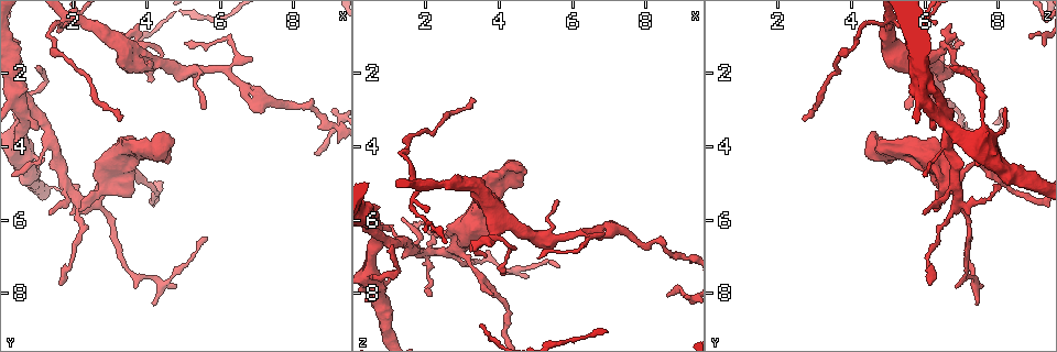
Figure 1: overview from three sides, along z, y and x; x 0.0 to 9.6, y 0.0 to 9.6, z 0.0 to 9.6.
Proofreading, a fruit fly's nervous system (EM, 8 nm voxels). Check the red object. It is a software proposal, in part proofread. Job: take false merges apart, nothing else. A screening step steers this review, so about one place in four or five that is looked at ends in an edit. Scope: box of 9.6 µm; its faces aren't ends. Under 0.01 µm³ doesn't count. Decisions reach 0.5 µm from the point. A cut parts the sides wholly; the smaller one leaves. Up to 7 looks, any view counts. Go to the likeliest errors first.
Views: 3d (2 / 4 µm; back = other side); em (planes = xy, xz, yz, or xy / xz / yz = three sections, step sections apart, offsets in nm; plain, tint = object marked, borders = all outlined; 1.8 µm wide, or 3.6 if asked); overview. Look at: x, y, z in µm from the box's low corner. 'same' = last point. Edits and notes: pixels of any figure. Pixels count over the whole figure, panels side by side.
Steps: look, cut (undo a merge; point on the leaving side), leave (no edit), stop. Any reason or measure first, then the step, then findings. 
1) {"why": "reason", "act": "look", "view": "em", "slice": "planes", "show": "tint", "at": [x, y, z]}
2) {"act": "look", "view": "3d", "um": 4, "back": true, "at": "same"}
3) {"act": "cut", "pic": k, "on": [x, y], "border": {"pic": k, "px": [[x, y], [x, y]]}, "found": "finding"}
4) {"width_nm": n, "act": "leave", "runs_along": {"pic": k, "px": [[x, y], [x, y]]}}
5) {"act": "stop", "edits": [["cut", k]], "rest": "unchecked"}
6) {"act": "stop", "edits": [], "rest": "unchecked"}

{"why": "abrupt turn", "act": "look", "view": "3d", "um": 2, "at": [3.40, 1.25, 6.60]}

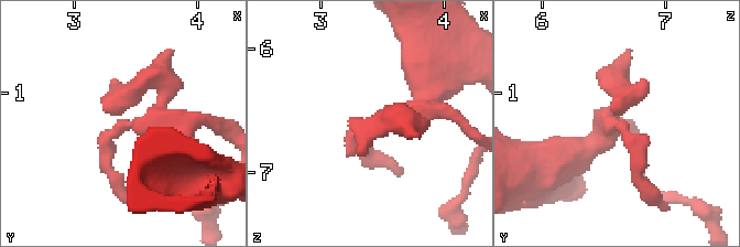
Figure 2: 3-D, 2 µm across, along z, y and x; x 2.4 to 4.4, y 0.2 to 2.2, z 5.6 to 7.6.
{"why": "need the tissue", "act": "look", "view": "em", "slice": "yz", "step": 16, "show": "plain", "at": [3.44, 1.22, 6.62]}

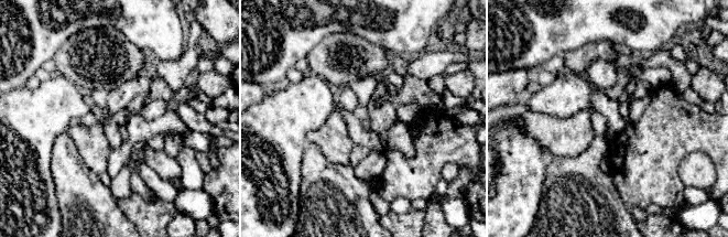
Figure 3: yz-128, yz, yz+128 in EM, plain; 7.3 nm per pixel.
{"act": "look", "view": "em", "slice": "yz", "step": 16, "show": "tint", "at": "same"}

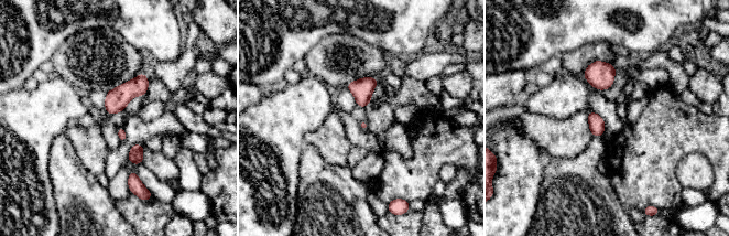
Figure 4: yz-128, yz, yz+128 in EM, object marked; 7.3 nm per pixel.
{"act": "leave", "found": "one neuron here"}

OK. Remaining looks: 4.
{"why": "sharp bend", "act": "look", "view": "3d", "um": 4, "at": [0.90, 3.10, 6.55]}

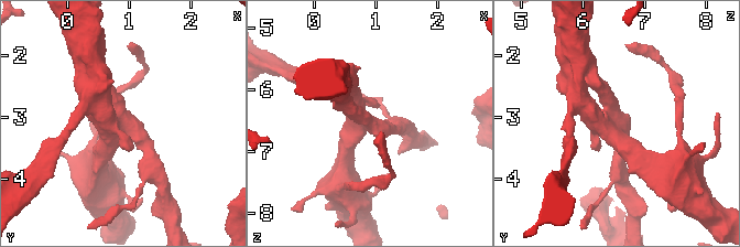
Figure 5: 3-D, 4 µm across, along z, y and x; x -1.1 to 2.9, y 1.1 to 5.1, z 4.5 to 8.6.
{"arms": 3, "arm_widths_nm": [280, 300, 360], "act": "look", "view": "em", "slice": "planes", "show": "tint", "at": [0.95, 3.15, 6.65]}

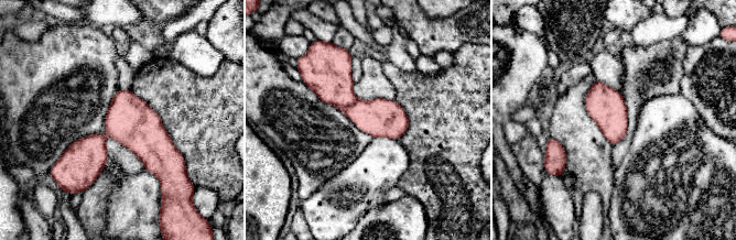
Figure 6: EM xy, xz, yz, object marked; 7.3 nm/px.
{"width_nm": 280, "act": "leave", "found": "one neuron here"}

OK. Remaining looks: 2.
{"why": "sharp bend", "act": "look", "view": "em", "slice": "yz", "step": 16, "show": "tint", "at": [4.45, 7.75, 7.40]}

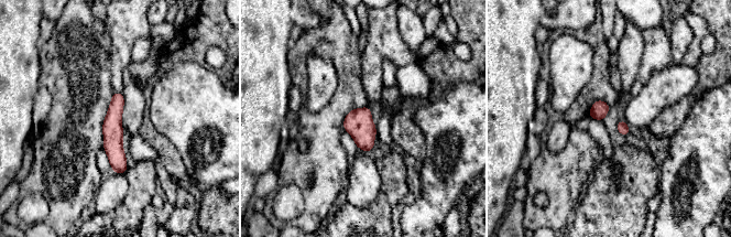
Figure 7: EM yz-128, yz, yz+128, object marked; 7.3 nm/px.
{"why": "cut it another way", "act": "look", "view": "em", "slice": "planes", "show": "tint", "at": "same"}

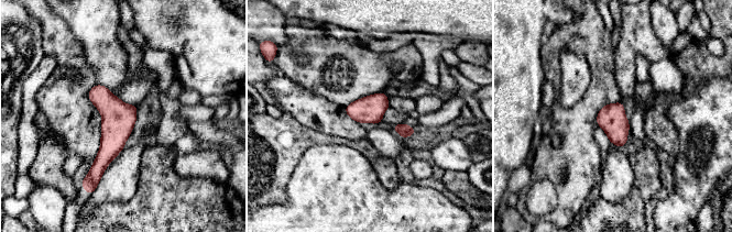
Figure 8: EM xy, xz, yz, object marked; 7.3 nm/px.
{"width_nm": 200, "act": "leave", "found": "one neuron here"}

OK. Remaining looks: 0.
{"act": "stop", "edits": [], "rest": "unchecked"}

